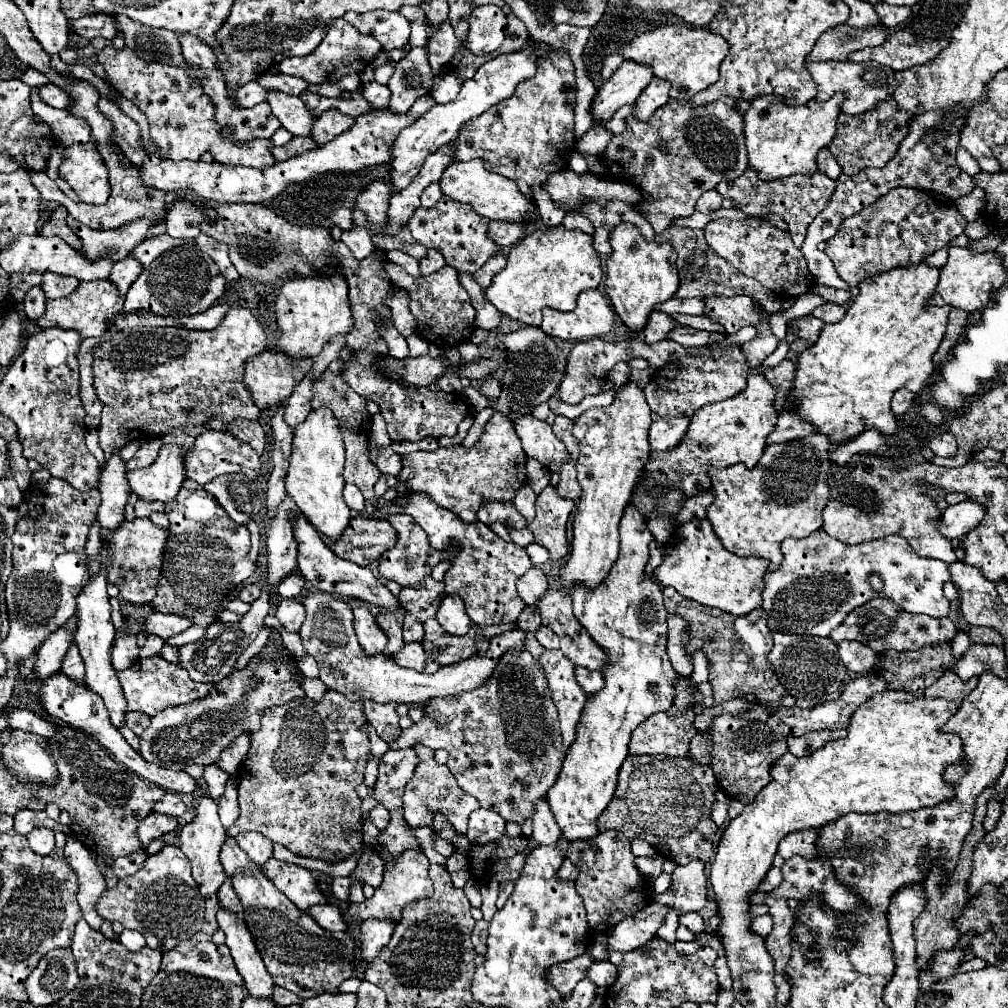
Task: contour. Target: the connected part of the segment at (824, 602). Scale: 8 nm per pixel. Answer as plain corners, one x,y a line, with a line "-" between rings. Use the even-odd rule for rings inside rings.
818,529
804,539
786,539
782,543
784,561
776,571
766,573
766,577
764,577
766,587
762,593
762,597
764,597
762,609
768,613
768,627
772,631
828,637
844,621
844,617
850,611
864,605
872,597
890,599
892,603
900,605
908,613
924,613
930,617
946,617
948,615
950,603
942,593
944,583
950,581
948,565
942,561
936,561
936,559
920,557
918,553
914,553
914,549
908,545
908,541
902,535
886,535
882,539
862,543
860,547
846,547
840,543
838,545
832,545
832,543
836,543
836,541
830,539
830,535
824,529
-
874,571
878,571
878,575
884,581
882,591
874,591
868,583
868,573
874,573

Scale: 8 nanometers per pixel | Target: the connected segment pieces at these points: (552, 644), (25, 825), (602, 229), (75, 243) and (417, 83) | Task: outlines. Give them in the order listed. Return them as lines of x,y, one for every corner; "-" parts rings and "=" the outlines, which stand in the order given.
540,625
540,627
538,627
536,639
538,639
538,643
540,643
542,647
546,647
546,649
558,649
558,647
560,647
558,635
556,635
552,629
548,629
546,625
=
18,811
18,815
14,815
14,831
16,833
28,835
34,827
50,827
54,831
70,833
70,829
66,825
52,821
44,811
=
586,203
582,205
578,211
586,213
588,219
594,223
596,231
594,231
594,249
602,255
608,257
612,247
610,247
610,231
622,223
632,223
640,233
644,233
642,237
646,241
654,241
656,233
652,231
652,227
648,225
648,221
644,221
632,205
626,203
=
60,205
60,207
52,213
50,221
42,227
40,235
46,235
46,237
50,237
50,235
58,235
58,237
62,237
66,243
70,243
70,247
80,249
82,243
78,241
78,235
74,235
74,231
68,227
66,217
68,217
68,211
=
412,47
406,57
396,63
394,75
388,81
388,89
392,91
388,109
392,113
406,113
418,97
430,93
432,79
426,47

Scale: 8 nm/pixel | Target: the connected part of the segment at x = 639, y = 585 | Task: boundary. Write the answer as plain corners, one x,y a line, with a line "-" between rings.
640,475
638,487
624,509
620,521
620,555
608,577
594,591
586,591
582,585
572,591
576,619
610,653
612,665
602,669
606,687
598,695
590,695
578,725
578,737
568,749
562,771
546,795
566,841
582,841
598,835
596,817
614,797
620,765
628,757
630,733
648,715
670,709
674,701
672,681
676,679
676,671
666,655
668,611
664,609
658,581
644,573
650,559
648,545
654,541
646,523
648,515
658,507
654,489
646,489
646,483
648,477

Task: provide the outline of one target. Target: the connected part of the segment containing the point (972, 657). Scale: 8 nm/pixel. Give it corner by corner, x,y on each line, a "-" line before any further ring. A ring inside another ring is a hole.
970,643
966,655
956,663
956,673
962,681
968,681
972,675
982,675
986,669
994,671
998,677
1006,677
1006,655
1002,647

